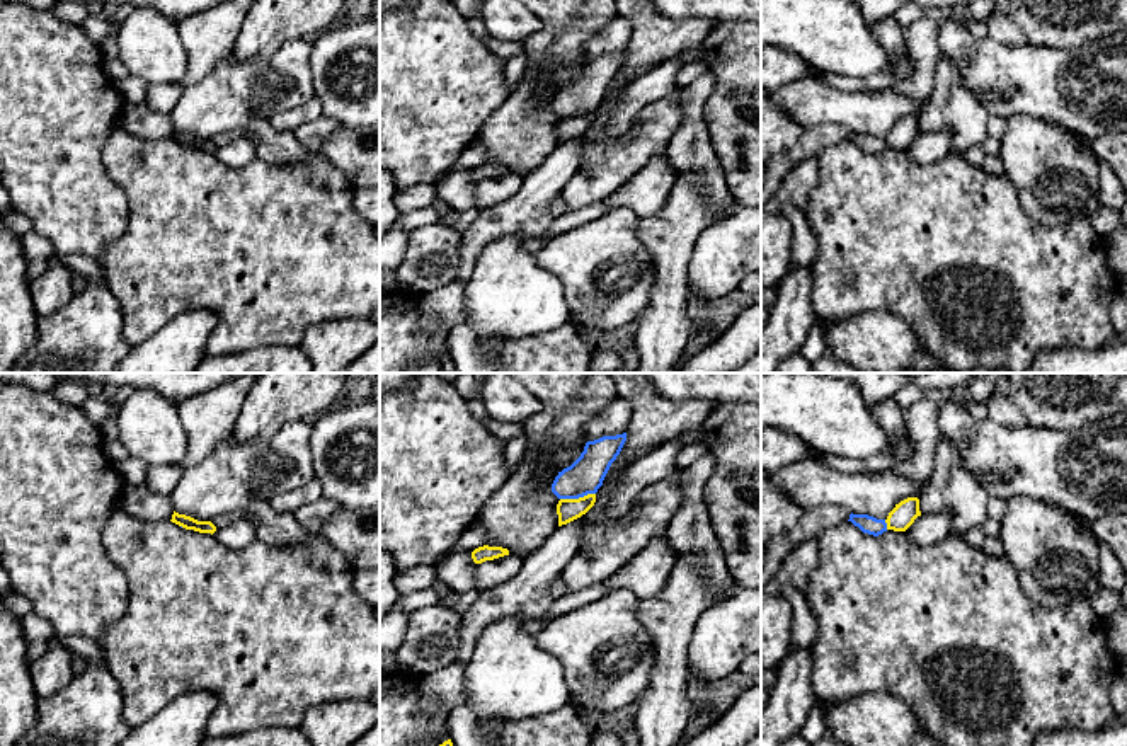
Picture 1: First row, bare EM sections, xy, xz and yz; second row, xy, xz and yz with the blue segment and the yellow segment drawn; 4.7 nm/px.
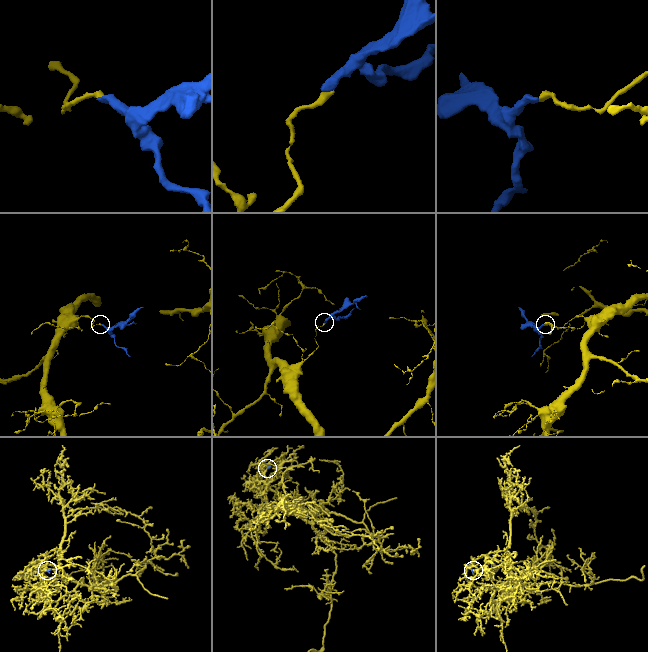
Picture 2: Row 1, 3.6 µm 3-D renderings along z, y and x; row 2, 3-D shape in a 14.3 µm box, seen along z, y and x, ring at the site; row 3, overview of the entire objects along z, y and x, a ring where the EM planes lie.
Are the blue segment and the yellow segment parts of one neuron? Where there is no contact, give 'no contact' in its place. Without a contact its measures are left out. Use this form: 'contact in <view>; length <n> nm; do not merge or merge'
contact in xz; length 170 nm; do not merge

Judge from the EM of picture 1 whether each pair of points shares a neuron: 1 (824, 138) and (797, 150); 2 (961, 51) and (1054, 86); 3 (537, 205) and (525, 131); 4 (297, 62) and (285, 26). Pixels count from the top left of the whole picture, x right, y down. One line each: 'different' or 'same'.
1: same
2: same
3: different
4: different

